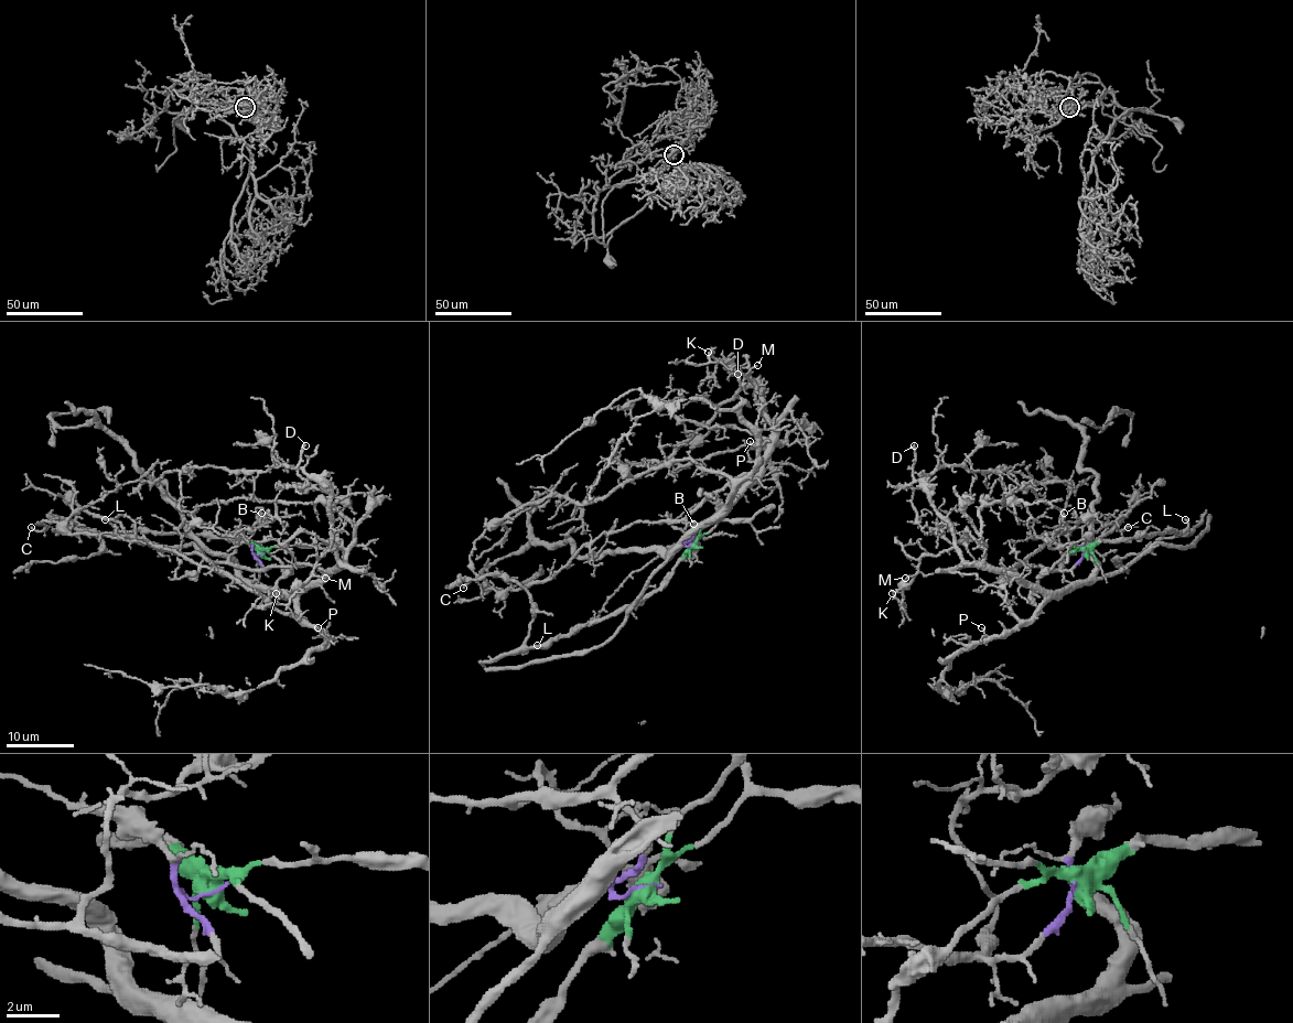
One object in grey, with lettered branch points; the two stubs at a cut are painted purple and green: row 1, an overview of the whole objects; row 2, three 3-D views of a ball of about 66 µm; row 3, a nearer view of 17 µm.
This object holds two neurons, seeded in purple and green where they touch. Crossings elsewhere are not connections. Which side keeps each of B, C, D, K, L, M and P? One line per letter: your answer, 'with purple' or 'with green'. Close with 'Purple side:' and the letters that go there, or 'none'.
B: with purple
C: with purple
D: with purple
K: with purple
L: with green
M: with purple
P: with purple
Purple side: B, C, D, K, M, P

